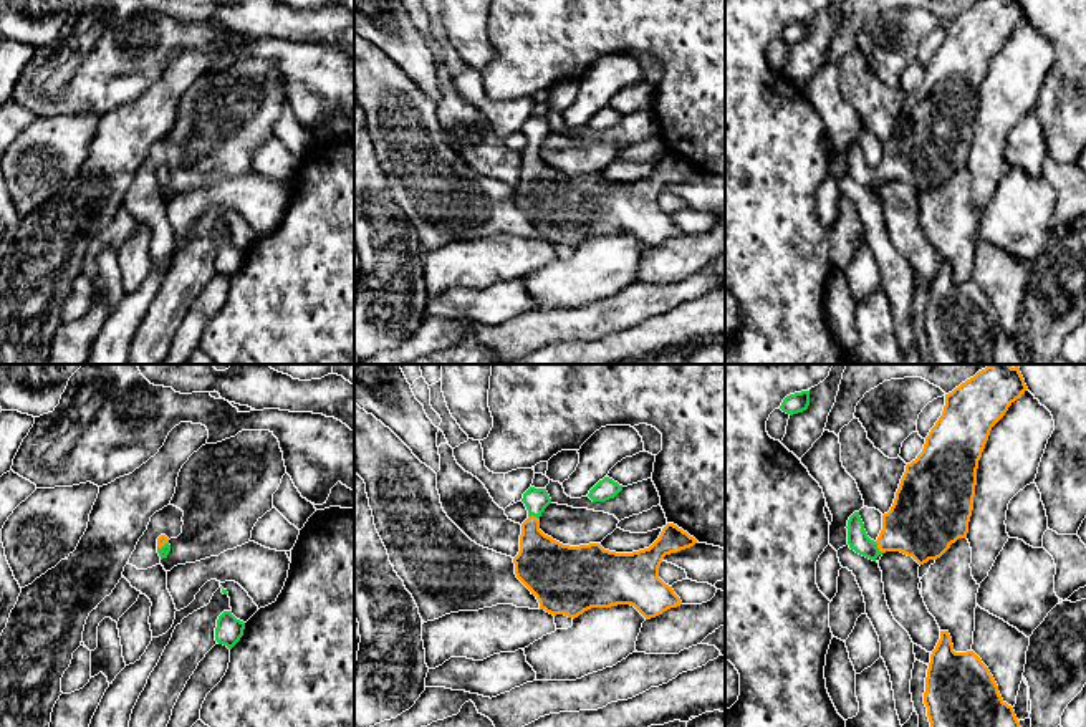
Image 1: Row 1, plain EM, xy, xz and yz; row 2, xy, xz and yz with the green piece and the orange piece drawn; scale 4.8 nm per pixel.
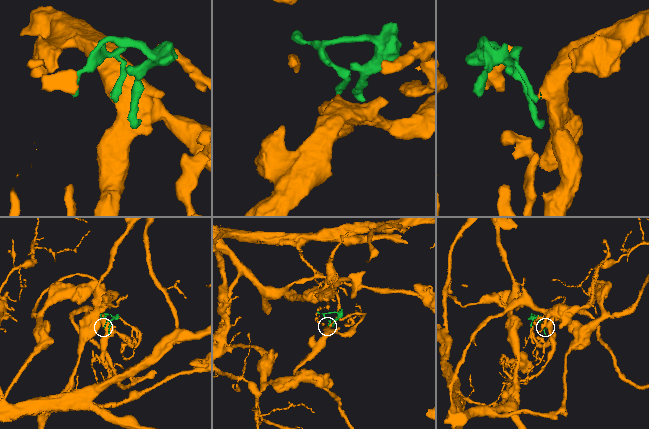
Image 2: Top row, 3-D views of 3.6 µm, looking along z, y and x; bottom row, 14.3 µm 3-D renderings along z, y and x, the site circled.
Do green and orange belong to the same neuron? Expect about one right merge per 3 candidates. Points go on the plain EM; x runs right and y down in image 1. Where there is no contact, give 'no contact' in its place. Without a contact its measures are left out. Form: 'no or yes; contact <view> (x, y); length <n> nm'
no; contact yz (876, 176); length 70 nm

